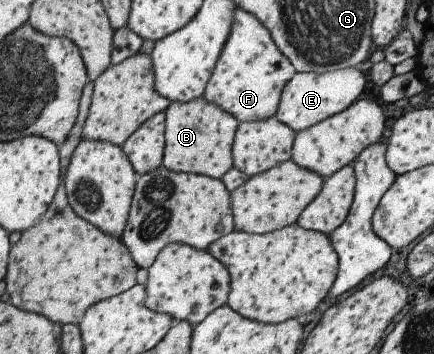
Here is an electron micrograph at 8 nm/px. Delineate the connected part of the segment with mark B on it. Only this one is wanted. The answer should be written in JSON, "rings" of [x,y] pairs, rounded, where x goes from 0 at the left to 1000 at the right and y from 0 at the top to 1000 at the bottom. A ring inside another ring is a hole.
{"rings":[[[468,271],[435,288],[394,288],[382,319],[382,412],[373,466],[396,486],[431,486],[435,492],[468,492],[488,503],[509,506],[516,489],[539,472],[535,446],[535,407],[539,381],[551,353],[544,331],[509,308],[502,297],[477,285]]]}

